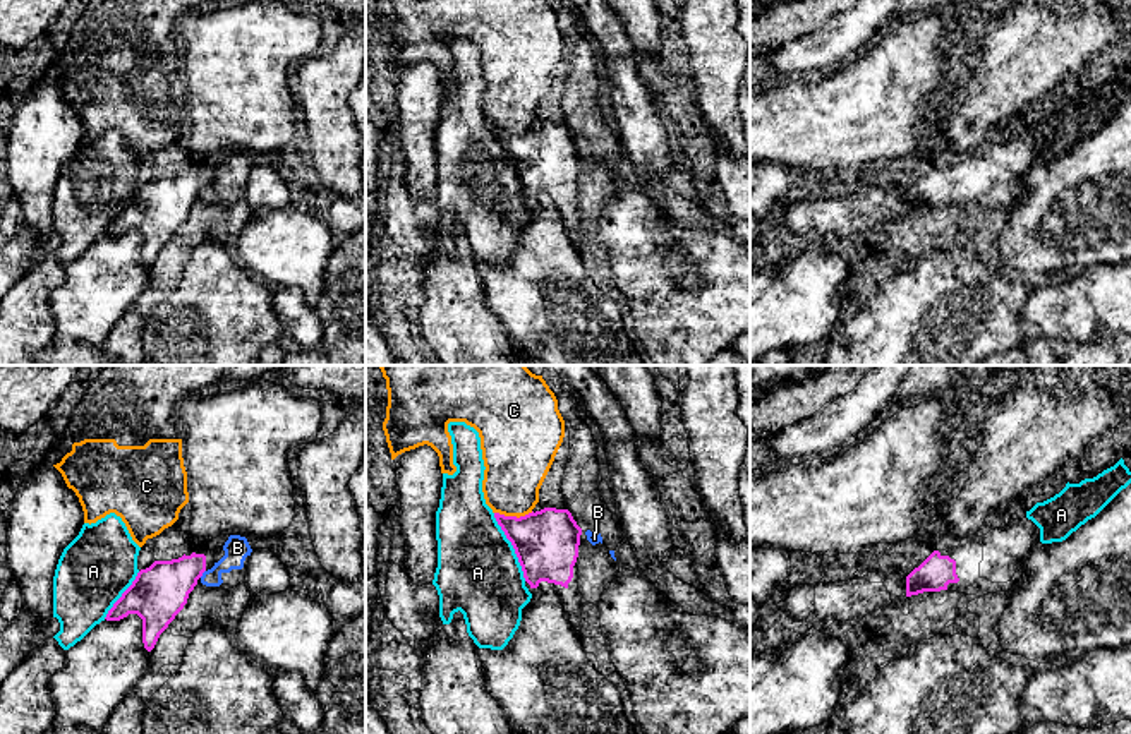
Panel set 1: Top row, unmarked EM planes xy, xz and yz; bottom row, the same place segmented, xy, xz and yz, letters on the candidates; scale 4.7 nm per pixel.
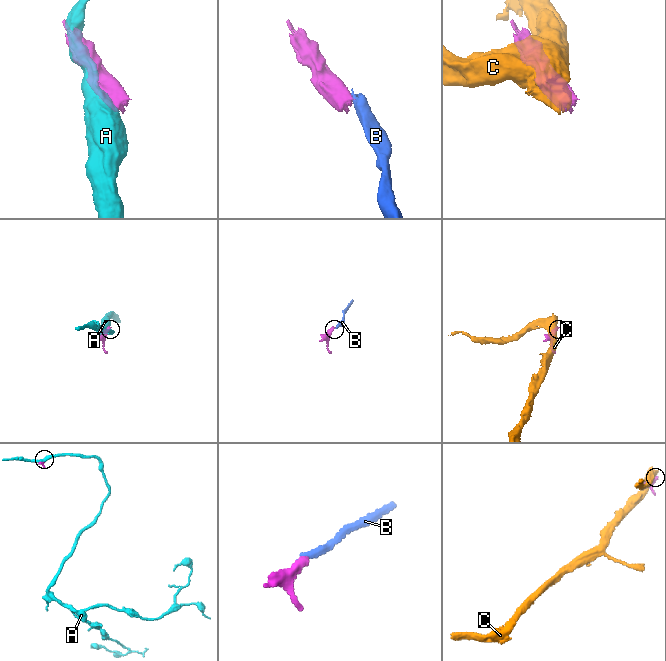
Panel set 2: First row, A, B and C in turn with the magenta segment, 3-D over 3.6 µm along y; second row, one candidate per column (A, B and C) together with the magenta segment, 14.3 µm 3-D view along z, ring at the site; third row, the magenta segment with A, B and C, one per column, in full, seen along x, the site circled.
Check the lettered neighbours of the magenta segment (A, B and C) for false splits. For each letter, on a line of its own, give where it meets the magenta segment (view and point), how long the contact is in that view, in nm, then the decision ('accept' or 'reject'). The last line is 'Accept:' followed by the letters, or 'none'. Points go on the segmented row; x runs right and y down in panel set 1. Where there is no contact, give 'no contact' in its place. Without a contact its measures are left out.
A: meets magenta in xz at (514, 547); contact 360 nm long; reject
B: meets magenta in xy at (203, 571); contact 50 nm long; reject
C: meets magenta in xz at (514, 517); contact 180 nm long; reject
Accept: none

